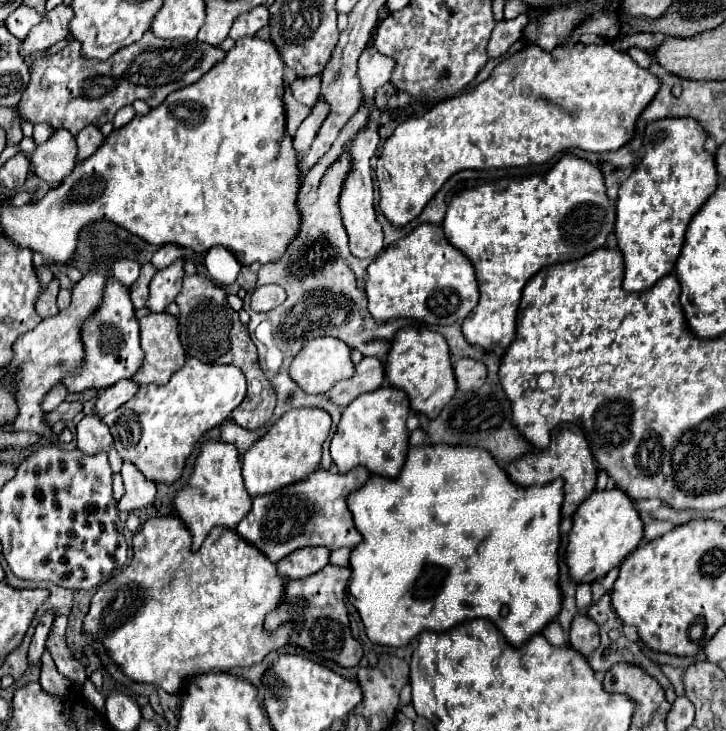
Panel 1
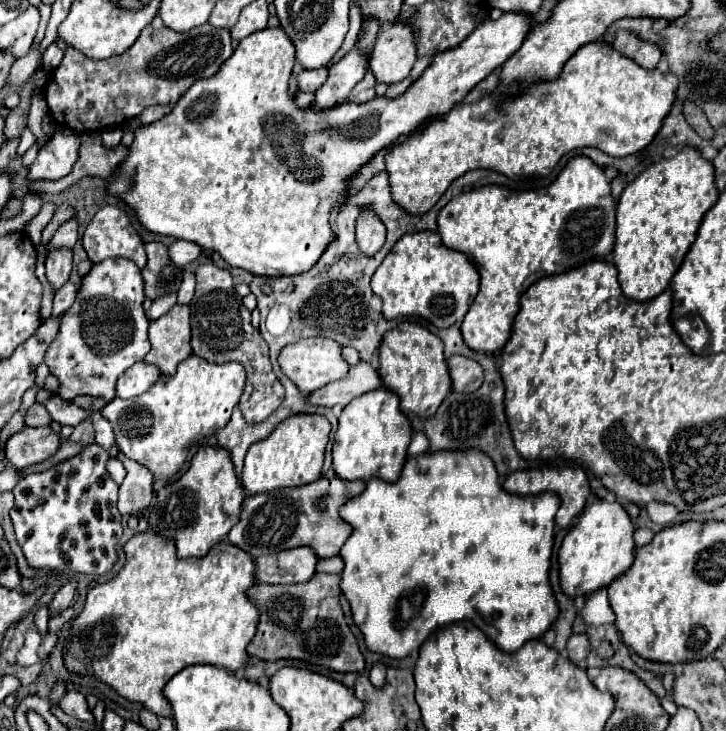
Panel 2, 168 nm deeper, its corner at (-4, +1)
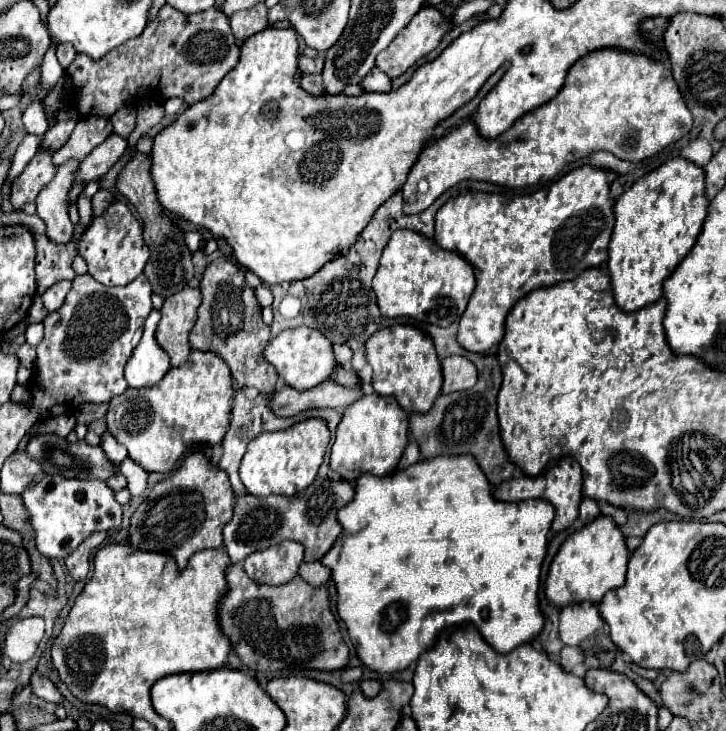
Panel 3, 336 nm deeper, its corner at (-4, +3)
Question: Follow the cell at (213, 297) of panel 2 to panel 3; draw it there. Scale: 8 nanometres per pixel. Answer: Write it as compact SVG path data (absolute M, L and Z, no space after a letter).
M226 256L212 260L200 282L200 292L202 304L198 308L198 320L190 332L190 346L220 356L228 364L238 386L254 386L262 396L272 394L278 374L264 358L264 344L270 340L270 326L264 324L254 288L246 284L240 268Z

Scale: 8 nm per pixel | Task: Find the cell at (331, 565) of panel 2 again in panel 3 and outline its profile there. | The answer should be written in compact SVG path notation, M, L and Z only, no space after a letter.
M304 562L304 564L300 566L298 574L300 574L304 580L308 580L308 584L312 584L312 586L324 586L324 584L328 584L328 580L330 580L330 570L328 570L322 562L310 562L310 564Z

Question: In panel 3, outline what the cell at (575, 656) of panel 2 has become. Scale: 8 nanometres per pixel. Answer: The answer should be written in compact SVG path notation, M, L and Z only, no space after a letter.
M568 646L562 648L562 654L560 654L560 666L562 666L564 672L570 672L576 664L582 664L582 660L584 660L582 648L568 648Z

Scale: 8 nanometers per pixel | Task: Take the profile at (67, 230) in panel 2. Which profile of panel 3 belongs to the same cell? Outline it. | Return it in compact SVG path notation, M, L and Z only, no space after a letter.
M90 196L78 198L78 212L80 212L80 224L86 228L88 218L92 218L92 198Z

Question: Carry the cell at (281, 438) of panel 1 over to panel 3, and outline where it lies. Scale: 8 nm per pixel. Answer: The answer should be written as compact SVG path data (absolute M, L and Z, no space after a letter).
M308 418L284 432L264 432L256 436L256 440L248 444L240 464L240 480L246 486L246 492L254 496L294 496L306 490L316 478L328 442L330 432L322 418Z

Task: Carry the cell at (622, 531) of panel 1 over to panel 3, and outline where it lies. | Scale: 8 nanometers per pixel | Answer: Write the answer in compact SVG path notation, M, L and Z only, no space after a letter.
M598 516L594 522L576 530L554 556L548 578L546 578L546 598L550 604L562 608L576 602L594 602L598 604L602 596L624 584L628 564L628 550L620 528L608 516Z

